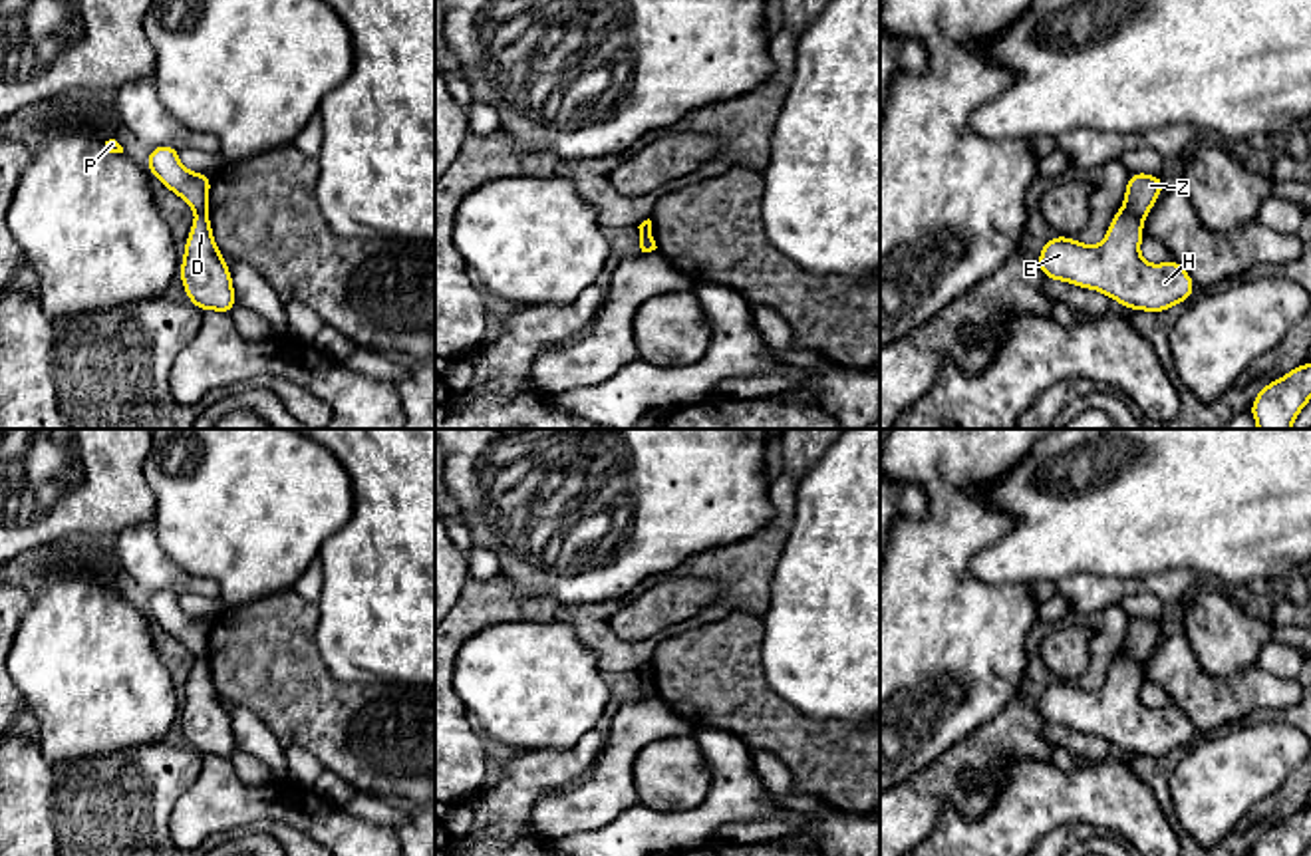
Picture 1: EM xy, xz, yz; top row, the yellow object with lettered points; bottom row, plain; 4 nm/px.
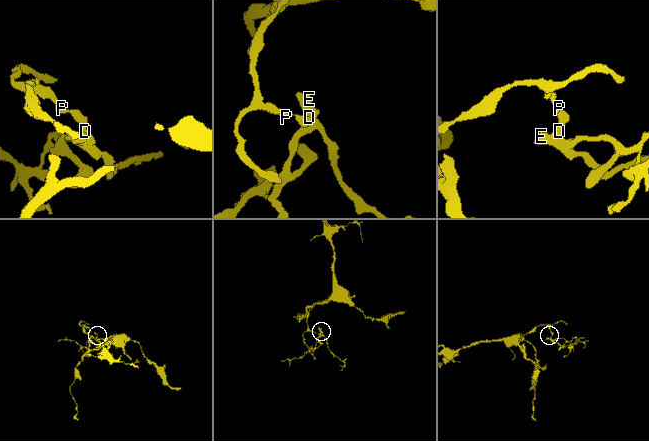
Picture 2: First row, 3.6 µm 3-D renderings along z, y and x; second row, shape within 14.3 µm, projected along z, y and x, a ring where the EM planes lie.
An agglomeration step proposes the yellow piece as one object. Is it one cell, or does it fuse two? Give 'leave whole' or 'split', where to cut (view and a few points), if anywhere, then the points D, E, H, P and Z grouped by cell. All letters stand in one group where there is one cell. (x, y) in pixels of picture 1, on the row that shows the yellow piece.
split; cut in yz along (1123, 209), (1141, 221); D E H / P Z

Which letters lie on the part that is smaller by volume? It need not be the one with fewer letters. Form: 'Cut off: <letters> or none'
Cut off: D, E, H

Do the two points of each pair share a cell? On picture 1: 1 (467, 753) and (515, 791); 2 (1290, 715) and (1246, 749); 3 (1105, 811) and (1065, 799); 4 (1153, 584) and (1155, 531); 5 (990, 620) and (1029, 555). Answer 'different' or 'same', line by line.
1: different
2: different
3: same
4: different
5: different

